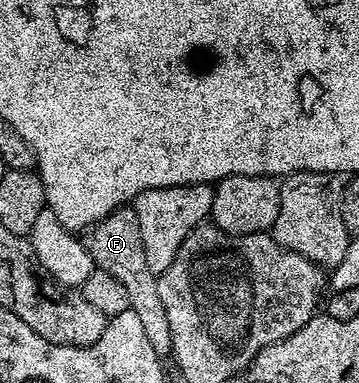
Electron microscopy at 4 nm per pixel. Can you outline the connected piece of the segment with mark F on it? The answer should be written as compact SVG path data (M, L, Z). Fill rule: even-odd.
M131 206L117 207L102 221L83 232L84 248L90 253L95 270L110 273L126 289L130 296L130 310L138 313L144 332L150 340L154 353L162 357L171 356L170 321L166 321L166 308L162 305L162 296L158 294L158 276L150 273L146 262L146 253L142 249L142 232L138 230L138 217Z

